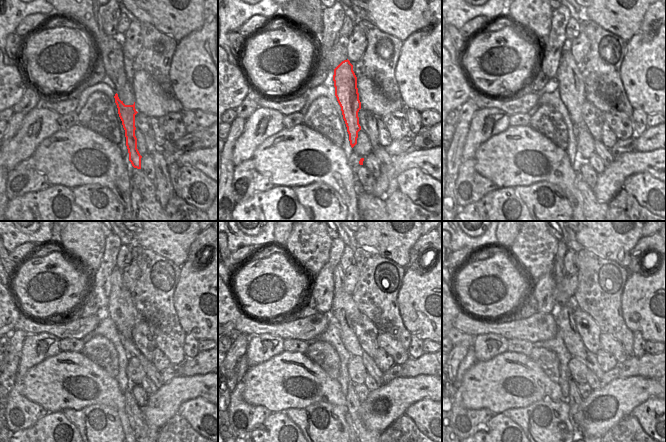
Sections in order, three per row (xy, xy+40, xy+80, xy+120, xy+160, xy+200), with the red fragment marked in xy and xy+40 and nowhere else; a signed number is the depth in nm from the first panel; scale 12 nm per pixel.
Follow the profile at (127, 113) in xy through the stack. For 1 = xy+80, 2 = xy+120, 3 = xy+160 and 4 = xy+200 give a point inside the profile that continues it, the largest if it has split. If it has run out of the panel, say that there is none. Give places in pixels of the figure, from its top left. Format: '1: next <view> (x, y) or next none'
1: next xy+80 (571, 86)
2: next xy+120 (122, 311)
3: next xy+160 (341, 300)
4: next xy+200 (559, 271)

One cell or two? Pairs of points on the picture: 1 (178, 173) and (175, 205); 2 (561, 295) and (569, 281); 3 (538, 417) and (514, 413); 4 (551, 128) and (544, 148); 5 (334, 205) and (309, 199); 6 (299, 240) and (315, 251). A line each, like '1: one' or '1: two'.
1: two
2: one
3: one
4: two
5: one
6: one

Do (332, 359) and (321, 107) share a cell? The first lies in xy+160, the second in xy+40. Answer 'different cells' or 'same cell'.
same cell

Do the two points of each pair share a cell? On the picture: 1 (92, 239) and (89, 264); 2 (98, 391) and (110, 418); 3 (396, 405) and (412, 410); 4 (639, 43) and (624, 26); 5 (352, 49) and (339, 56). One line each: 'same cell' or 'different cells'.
1: same cell
2: different cells
3: different cells
4: different cells
5: different cells

